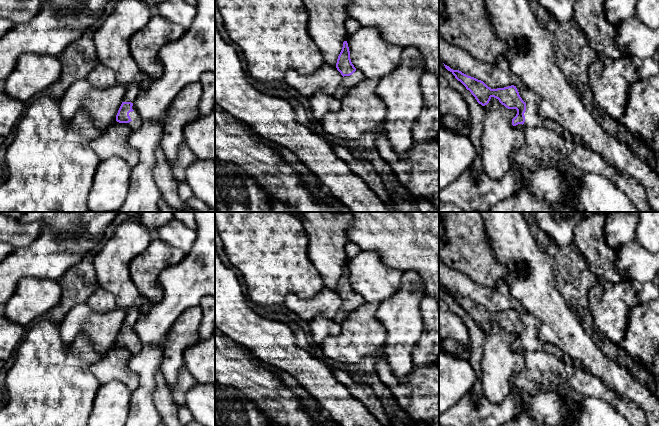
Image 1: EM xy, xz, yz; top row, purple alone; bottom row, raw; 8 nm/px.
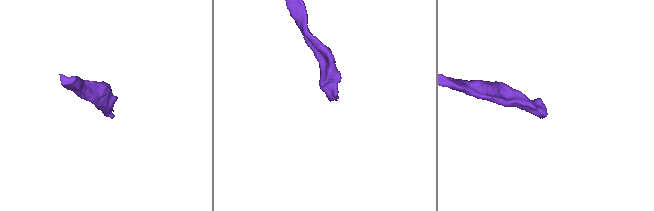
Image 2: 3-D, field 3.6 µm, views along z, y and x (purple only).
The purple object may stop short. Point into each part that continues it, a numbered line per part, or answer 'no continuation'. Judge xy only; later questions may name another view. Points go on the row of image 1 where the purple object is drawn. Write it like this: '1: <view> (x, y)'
1: xy (136, 122)

